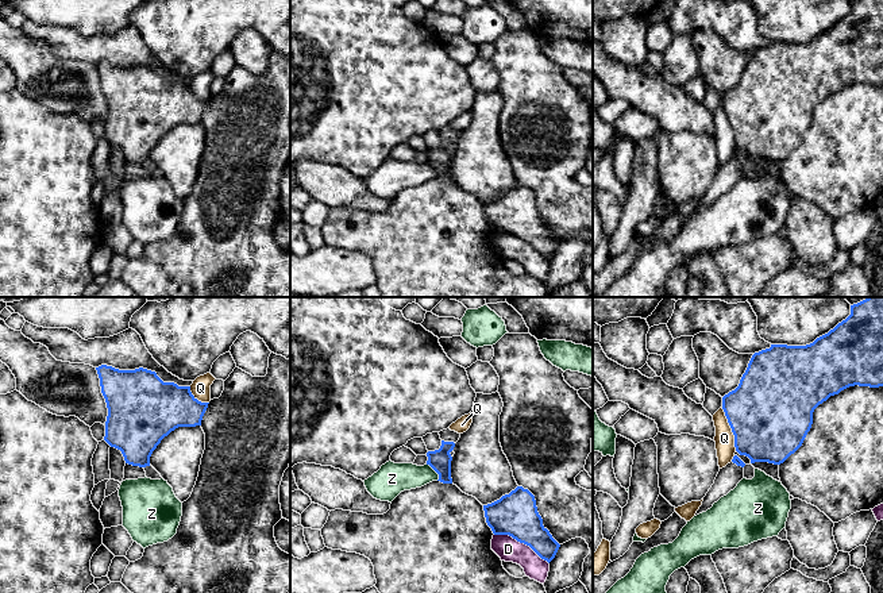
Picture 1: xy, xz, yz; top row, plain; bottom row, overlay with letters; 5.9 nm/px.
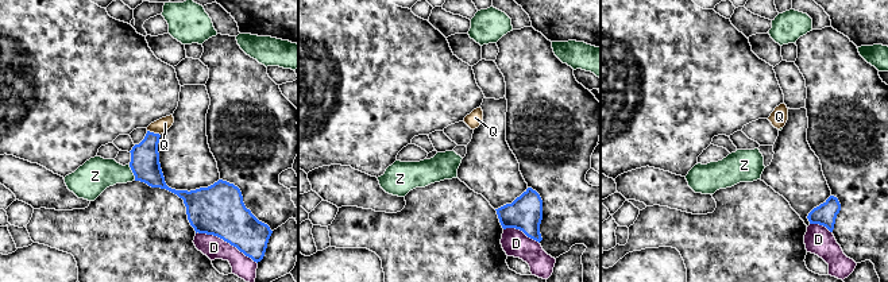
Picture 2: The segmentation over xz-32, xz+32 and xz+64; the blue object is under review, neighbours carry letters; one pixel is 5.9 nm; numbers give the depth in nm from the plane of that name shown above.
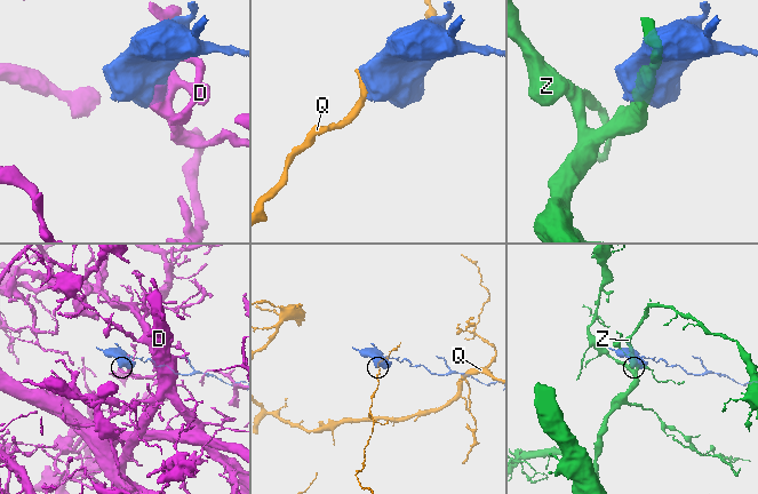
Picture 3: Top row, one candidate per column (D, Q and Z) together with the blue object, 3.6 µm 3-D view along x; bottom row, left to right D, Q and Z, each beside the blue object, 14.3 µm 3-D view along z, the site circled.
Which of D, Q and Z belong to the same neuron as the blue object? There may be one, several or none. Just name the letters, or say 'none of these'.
none of these

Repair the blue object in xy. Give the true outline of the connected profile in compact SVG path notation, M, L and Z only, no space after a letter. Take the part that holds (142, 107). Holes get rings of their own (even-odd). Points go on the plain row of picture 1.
M101 62L96 65L108 113L104 138L122 149L126 161L139 165L150 163L150 154L161 138L178 124L201 123L209 100L198 99L190 84L163 80L155 69L139 65L119 68Z

